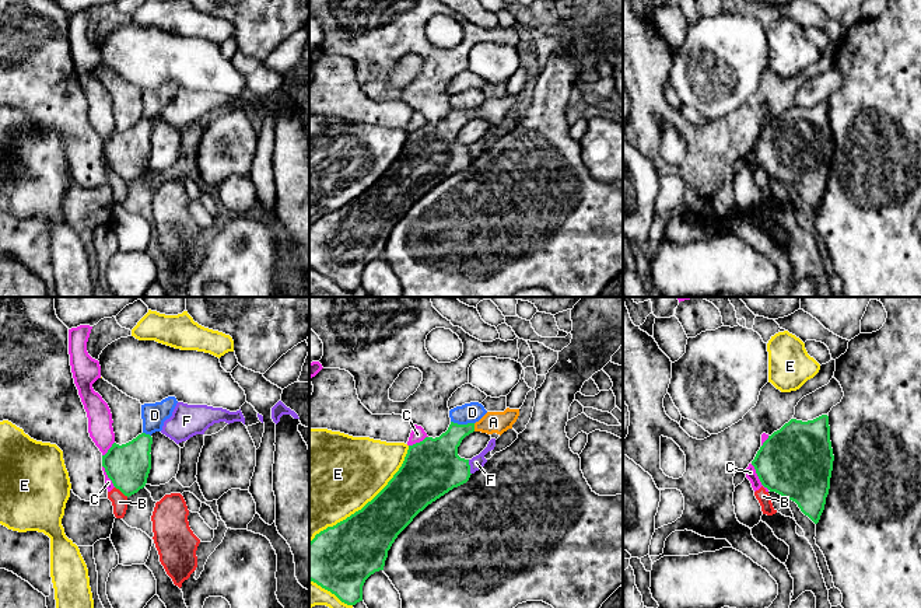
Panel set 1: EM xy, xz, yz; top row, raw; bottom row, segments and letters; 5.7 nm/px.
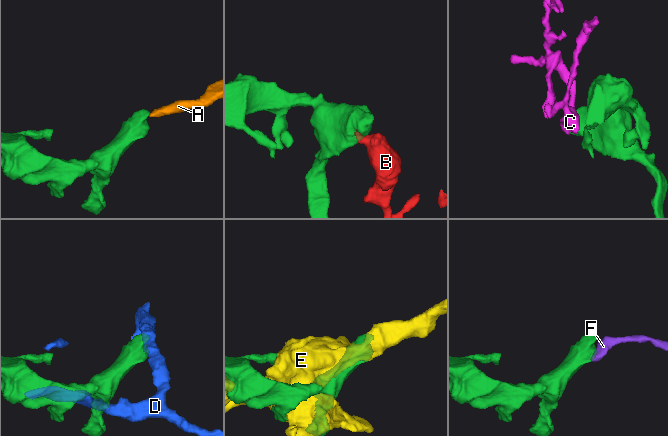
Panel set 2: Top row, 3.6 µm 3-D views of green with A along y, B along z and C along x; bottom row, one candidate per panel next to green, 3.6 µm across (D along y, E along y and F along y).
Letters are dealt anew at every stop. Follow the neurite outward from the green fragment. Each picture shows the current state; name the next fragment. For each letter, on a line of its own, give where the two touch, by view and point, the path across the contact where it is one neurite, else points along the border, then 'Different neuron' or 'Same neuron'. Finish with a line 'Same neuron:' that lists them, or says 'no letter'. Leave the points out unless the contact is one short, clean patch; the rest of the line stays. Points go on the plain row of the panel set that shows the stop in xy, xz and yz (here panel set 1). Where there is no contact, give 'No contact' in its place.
A: Touches green at xz (473, 114). Path across: xz (440, 142), (462, 116), (473, 114), (493, 108). Same neuron
B: Touches green at xy (122, 178). Different neuron
C: Touches green at yz (759, 164). Boundary: yz (750, 150), (759, 167), (769, 175). Different neuron
D: Touches green at xz (462, 111). Boundary: xz (451, 107), (473, 109). Different neuron
E: Touches green at xz (367, 189). Different neuron
F: Touches green at xz (469, 153). Boundary: xz (468, 146), (470, 160). Different neuron
Same neuron: A

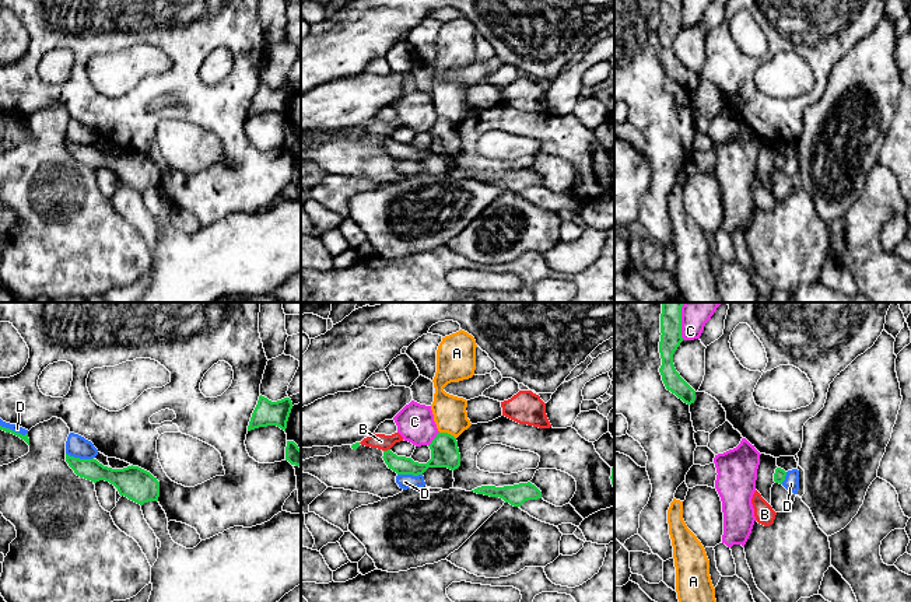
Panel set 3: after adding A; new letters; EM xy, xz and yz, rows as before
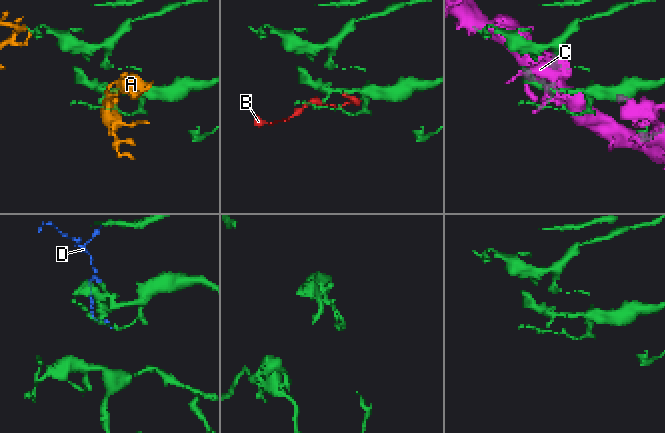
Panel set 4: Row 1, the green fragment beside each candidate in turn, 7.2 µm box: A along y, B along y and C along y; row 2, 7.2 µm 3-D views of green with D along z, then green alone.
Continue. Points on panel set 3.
A: Touches green at xz (447, 119). Different neuron
B: Touches green at xz (388, 136). Different neuron
C: Touches green at yz (680, 13). Different neuron
D: Touches green at xy (14, 118). Different neuron
Same neuron: no letter

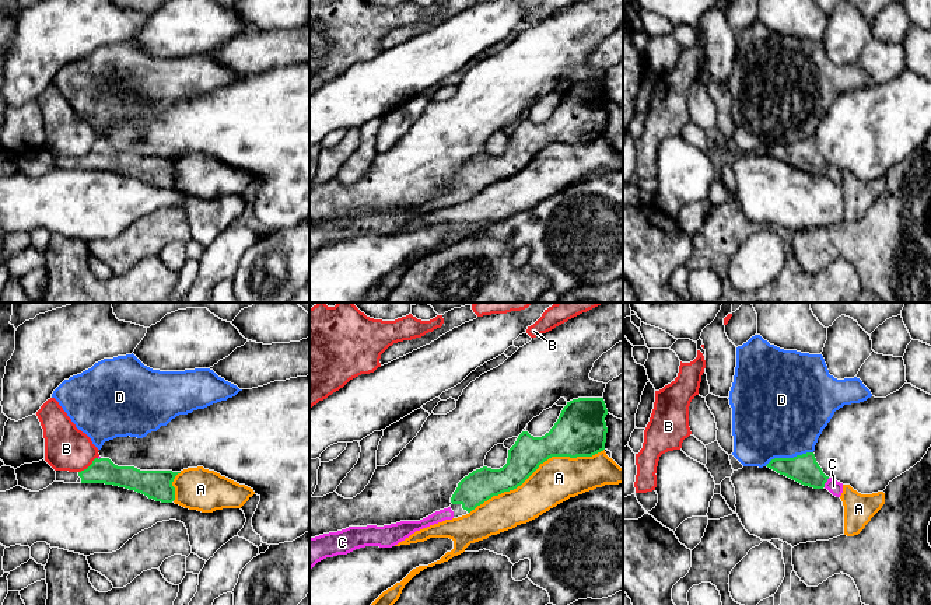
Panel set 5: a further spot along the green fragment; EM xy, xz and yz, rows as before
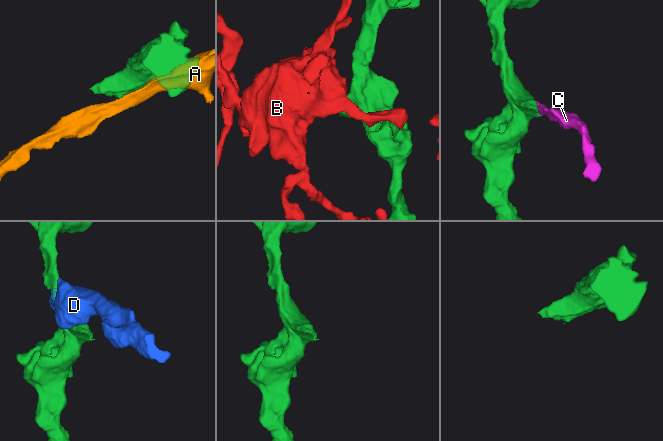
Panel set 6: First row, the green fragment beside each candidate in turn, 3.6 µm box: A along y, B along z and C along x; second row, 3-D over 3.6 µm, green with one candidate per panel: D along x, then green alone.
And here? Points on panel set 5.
A: Touches green at xz (536, 154). Different neuron
B: Touches green at xy (88, 153). Different neuron
C: Touches green at yz (826, 167). Path across: yz (804, 156), (816, 165), (826, 167), (833, 172). Same neuron
D: Touches green at yz (788, 144). Different neuron
Same neuron: C

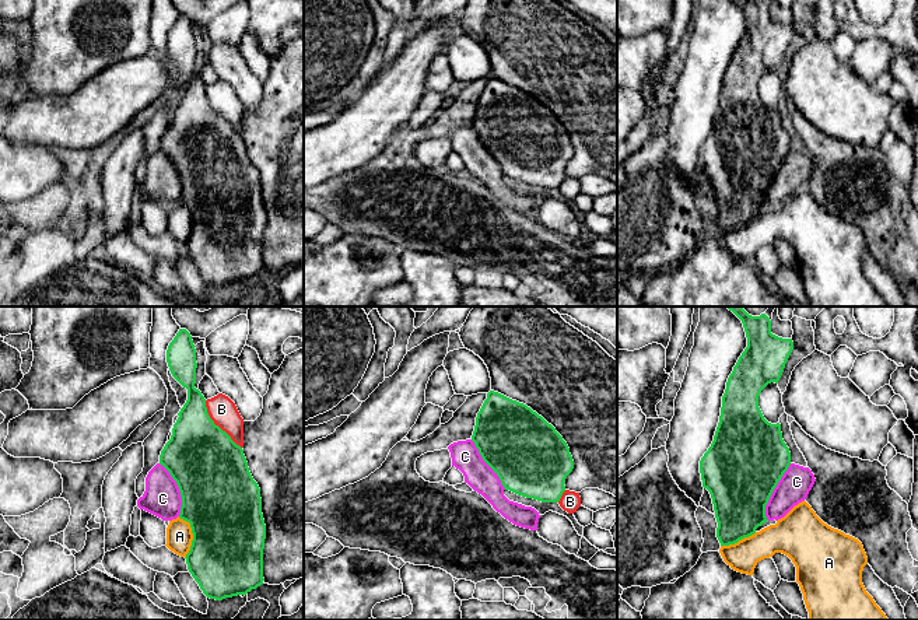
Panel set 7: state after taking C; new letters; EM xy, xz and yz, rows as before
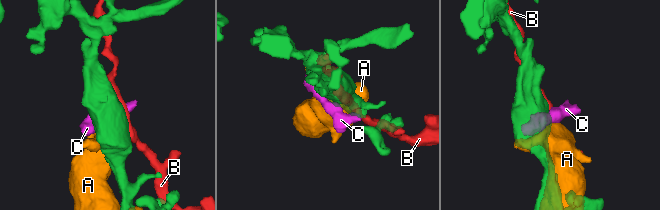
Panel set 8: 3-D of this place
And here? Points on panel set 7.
A: Touches green at xy (193, 221). Different neuron
B: Touches green at xy (217, 112). Different neuron
C: Touches green at yz (773, 177). Different neuron
Same neuron: no letter

